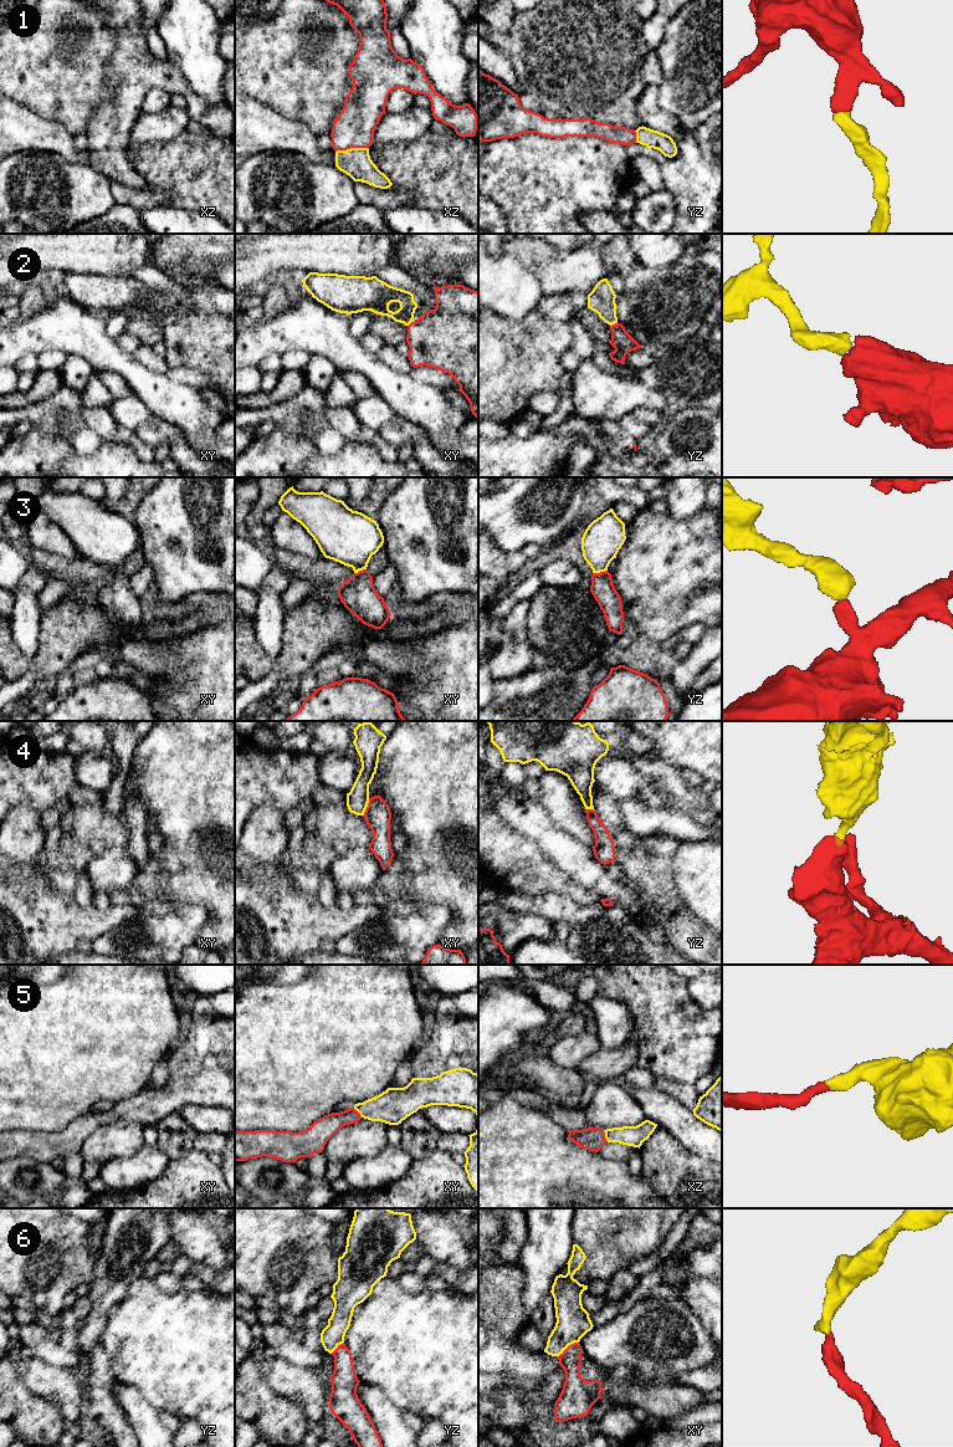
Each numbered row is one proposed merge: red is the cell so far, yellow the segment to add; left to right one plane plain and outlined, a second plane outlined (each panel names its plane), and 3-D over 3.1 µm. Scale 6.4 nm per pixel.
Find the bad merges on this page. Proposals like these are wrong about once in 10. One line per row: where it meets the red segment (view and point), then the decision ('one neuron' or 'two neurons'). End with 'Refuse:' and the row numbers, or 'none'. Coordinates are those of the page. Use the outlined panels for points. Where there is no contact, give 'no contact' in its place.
1: contact xz (351, 147); one neuron
2: contact yz (613, 325); one neuron
3: contact yz (599, 573); one neuron
4: contact xy (367, 807); one neuron
5: contact xz (604, 1136); one neuron
6: contact xy (568, 1346); one neuron
Refuse: none

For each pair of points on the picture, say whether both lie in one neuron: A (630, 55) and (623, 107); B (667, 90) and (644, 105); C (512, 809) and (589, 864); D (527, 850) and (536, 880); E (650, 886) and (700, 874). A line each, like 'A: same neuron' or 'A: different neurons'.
A: same neuron
B: different neurons
C: same neuron
D: same neuron
E: different neurons

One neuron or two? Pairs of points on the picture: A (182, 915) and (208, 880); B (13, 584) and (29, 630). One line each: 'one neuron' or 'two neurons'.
A: two neurons
B: one neuron

